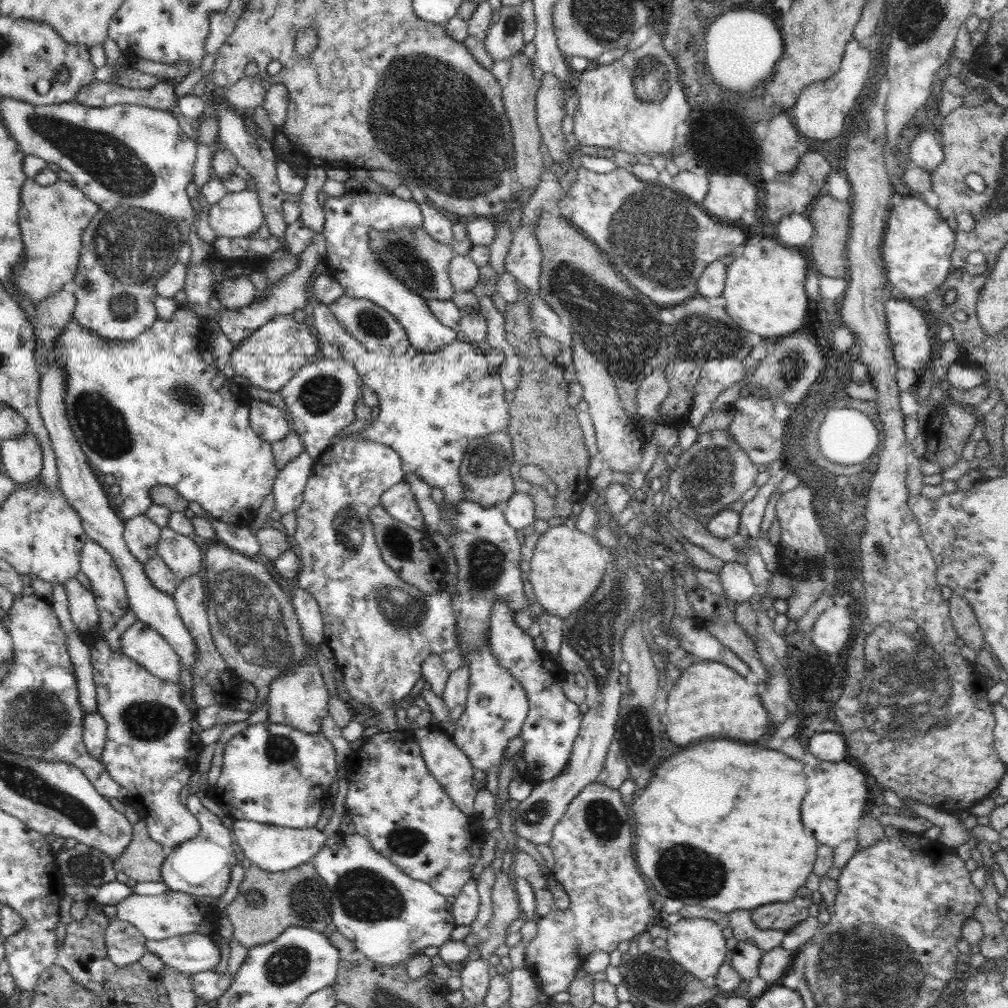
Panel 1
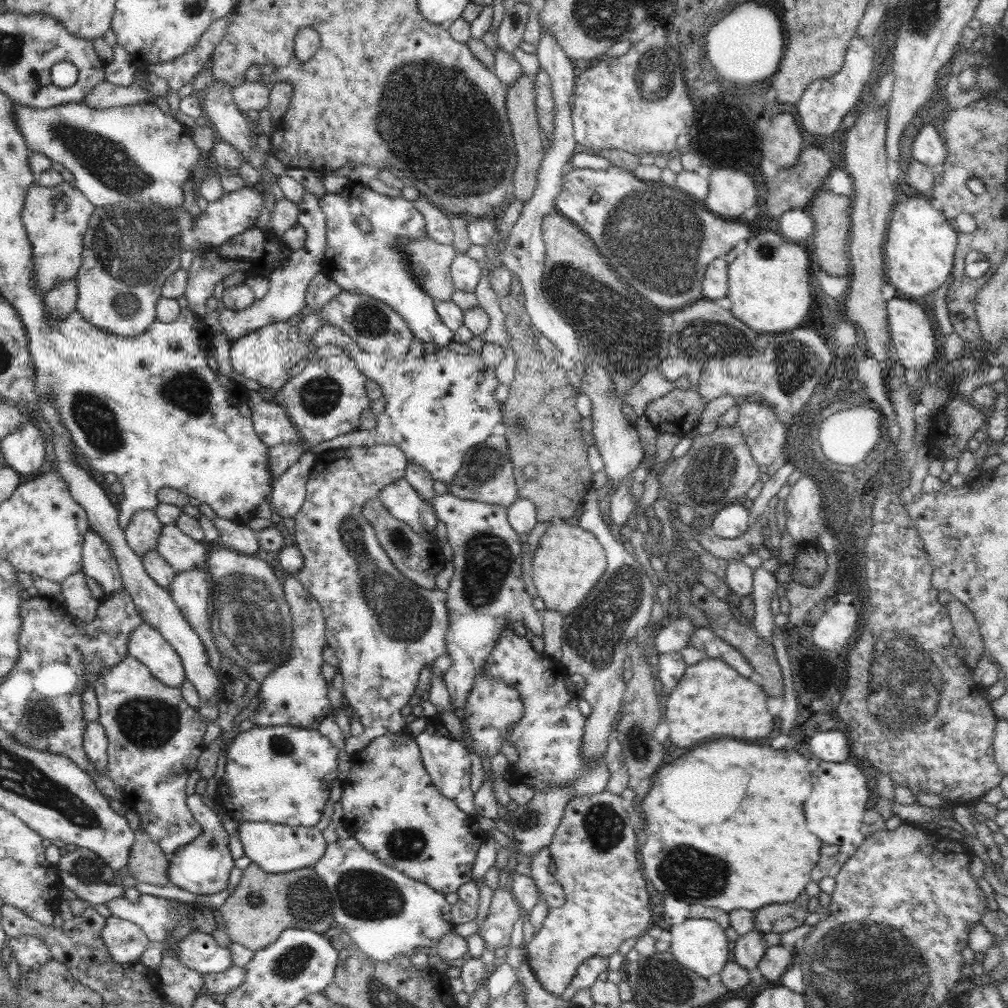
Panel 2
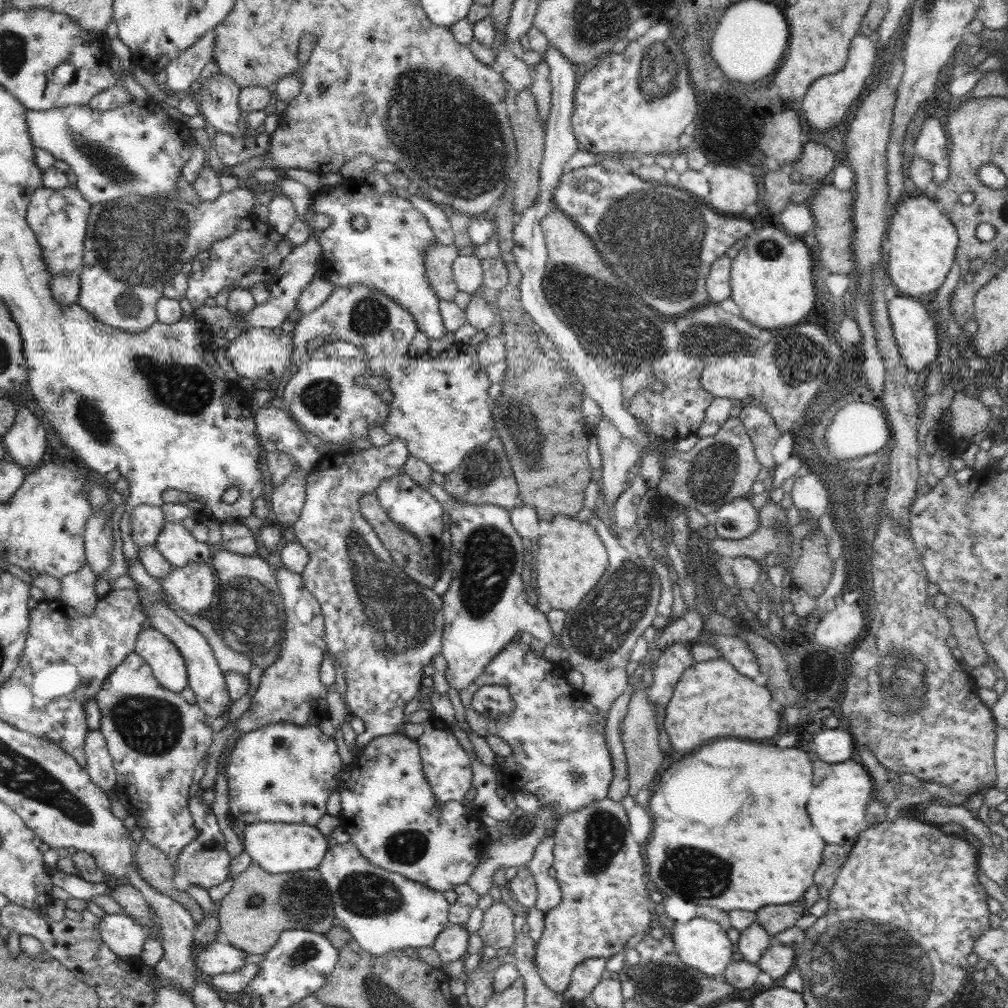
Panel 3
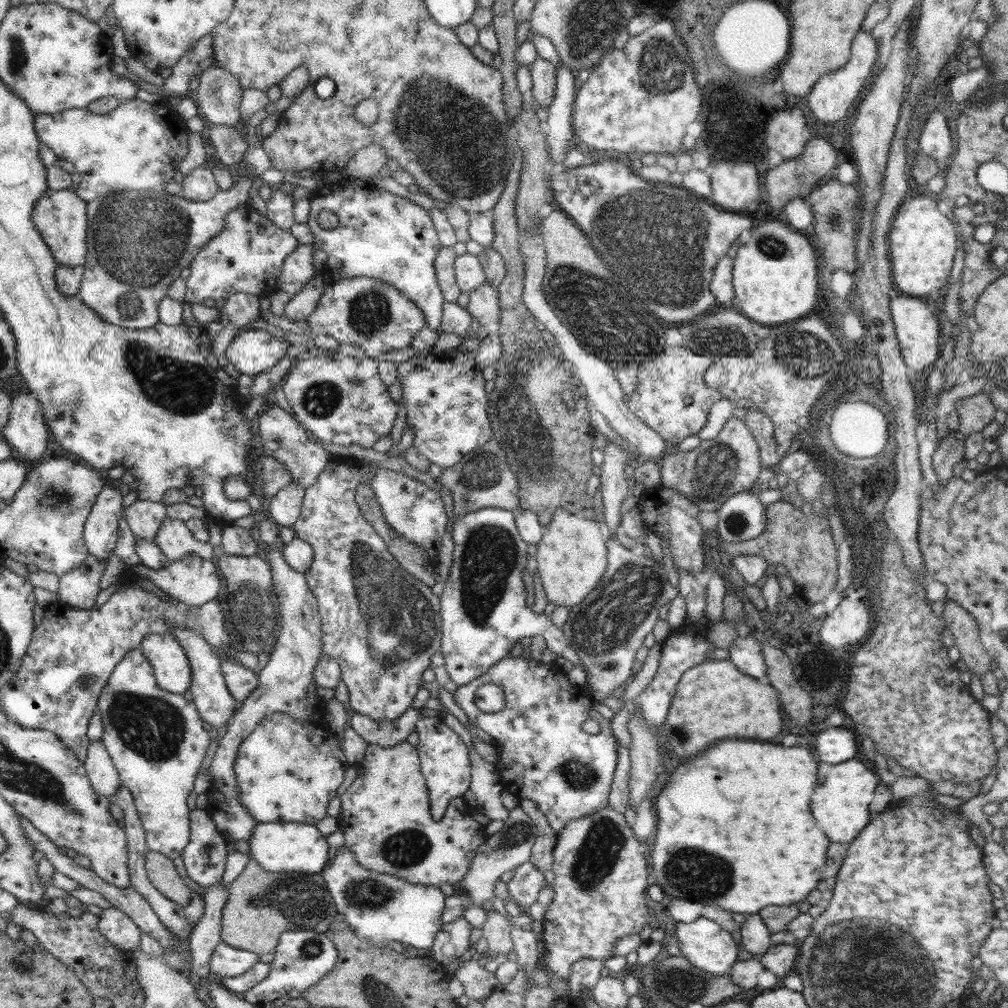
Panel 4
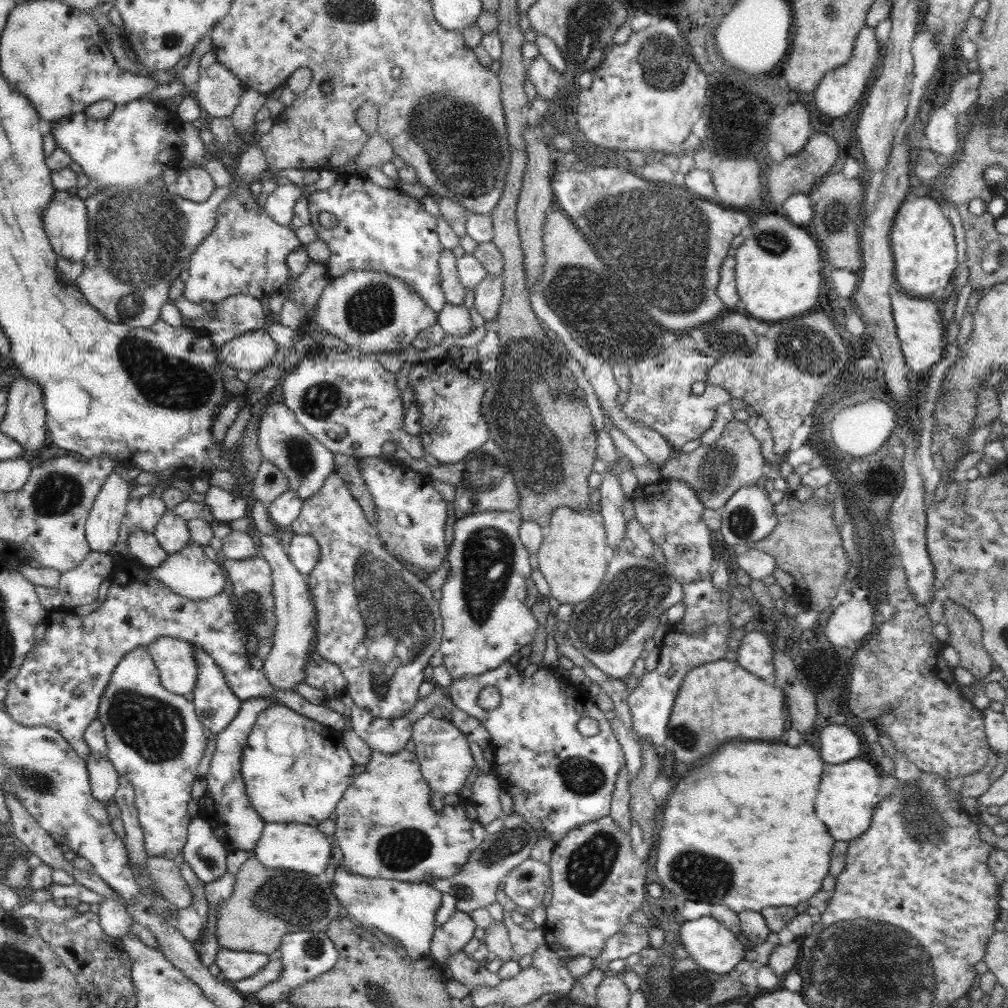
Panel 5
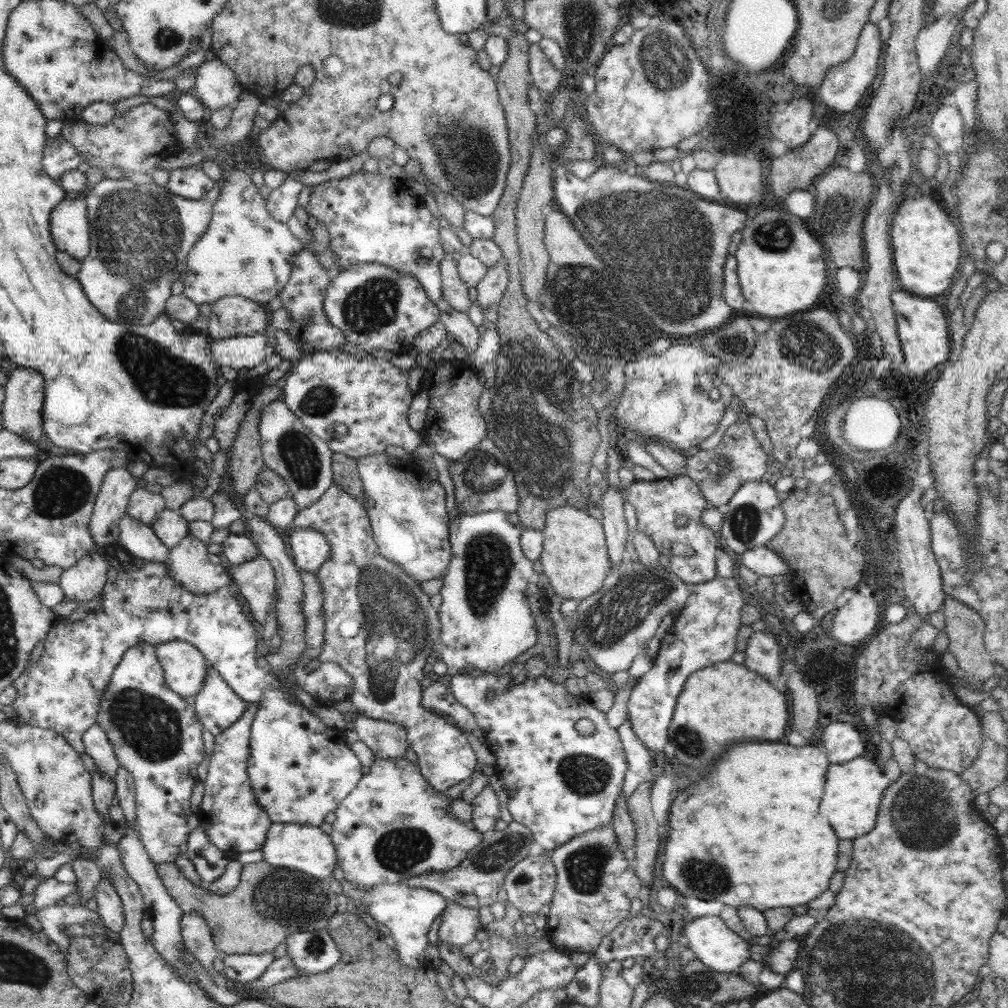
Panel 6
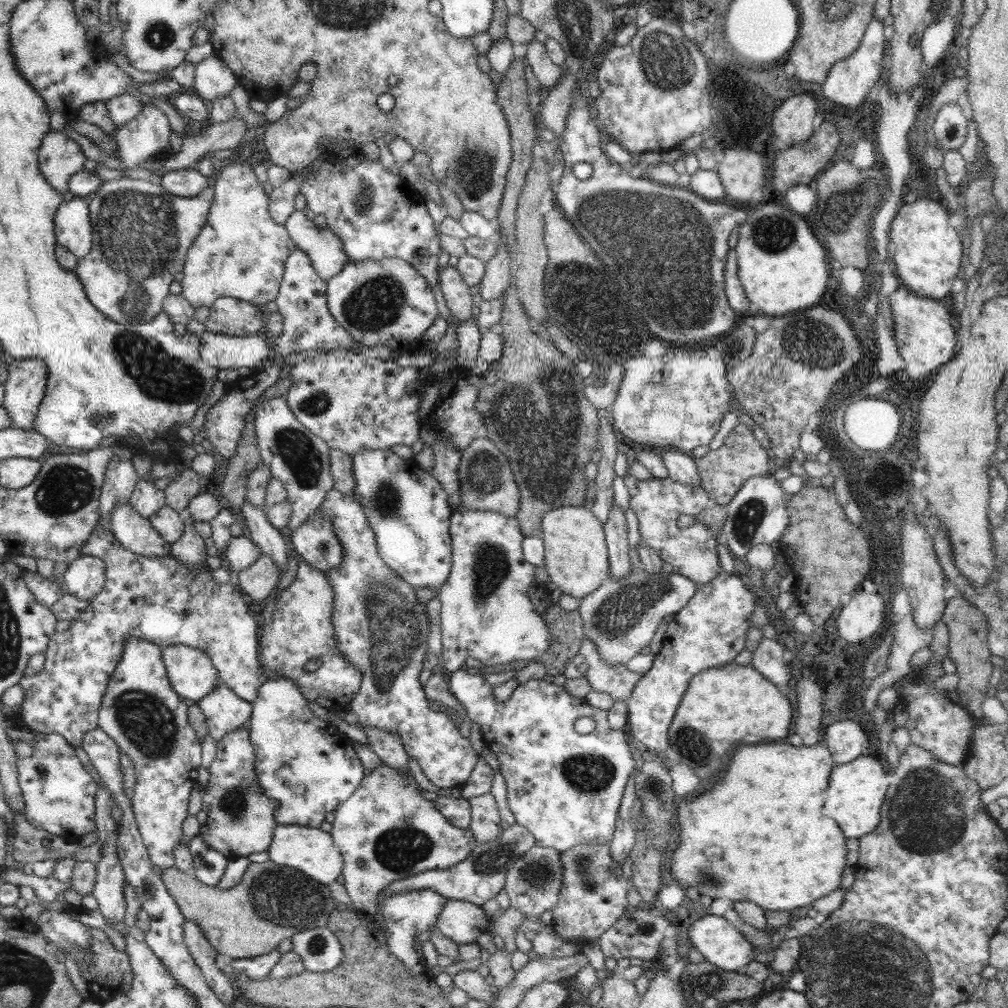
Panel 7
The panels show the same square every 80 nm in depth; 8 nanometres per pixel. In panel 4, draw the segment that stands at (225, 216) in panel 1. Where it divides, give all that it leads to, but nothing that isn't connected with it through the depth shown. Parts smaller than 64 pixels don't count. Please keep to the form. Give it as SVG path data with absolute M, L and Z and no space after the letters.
M235 170L238 172L239 178L242 181L236 182L232 188L228 191L218 190L210 200L207 201L191 201L185 196L175 195L172 196L164 190L152 190L152 191L123 191L122 193L112 193L104 198L97 198L87 202L87 253L85 256L85 263L83 264L83 277L80 283L77 296L88 308L91 308L102 320L108 323L120 326L123 328L133 330L143 330L152 328L159 322L159 302L162 298L167 296L167 288L169 284L176 278L180 277L180 272L183 268L186 268L191 264L191 261L195 257L197 252L200 252L201 248L204 248L225 225L225 216L236 210L239 206L247 204L249 200L249 182L245 181L246 172L243 170Z

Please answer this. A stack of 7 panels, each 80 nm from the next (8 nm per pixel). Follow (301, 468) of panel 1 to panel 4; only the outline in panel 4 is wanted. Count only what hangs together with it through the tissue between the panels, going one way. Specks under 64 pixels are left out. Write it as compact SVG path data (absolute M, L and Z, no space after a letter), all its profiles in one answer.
M290 481L269 500L269 510L266 516L283 527L292 527L300 517L305 488L296 481Z

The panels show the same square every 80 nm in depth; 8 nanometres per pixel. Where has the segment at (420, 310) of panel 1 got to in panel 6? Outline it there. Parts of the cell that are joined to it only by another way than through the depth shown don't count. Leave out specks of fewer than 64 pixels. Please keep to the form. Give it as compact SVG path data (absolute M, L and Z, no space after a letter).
M360 169L358 173L341 180L333 179L312 186L309 203L304 209L309 216L313 216L317 222L322 222L326 226L330 237L329 250L337 258L338 272L356 264L376 262L415 276L434 304L437 305L443 298L439 262L446 258L447 254L439 239L440 218L430 213L421 199L420 190L413 185L383 176L379 172L369 174L366 170Z

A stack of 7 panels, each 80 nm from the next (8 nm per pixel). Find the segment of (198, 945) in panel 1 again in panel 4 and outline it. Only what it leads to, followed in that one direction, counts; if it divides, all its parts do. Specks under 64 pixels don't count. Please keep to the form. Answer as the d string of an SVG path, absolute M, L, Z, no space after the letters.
M224 941L216 945L214 952L209 960L212 972L220 977L238 976L259 961L260 955L248 950L240 950L228 946Z

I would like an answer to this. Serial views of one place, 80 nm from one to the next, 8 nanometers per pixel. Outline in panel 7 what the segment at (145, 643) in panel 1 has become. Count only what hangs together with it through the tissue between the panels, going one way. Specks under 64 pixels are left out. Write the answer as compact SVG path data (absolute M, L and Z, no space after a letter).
M175 644L161 649L170 684L181 697L197 703L220 681L209 657L197 648Z

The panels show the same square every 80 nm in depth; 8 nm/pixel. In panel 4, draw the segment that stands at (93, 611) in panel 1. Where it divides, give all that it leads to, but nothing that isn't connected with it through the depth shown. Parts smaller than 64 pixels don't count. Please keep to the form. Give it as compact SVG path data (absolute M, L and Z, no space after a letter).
M89 555L80 567L59 576L58 600L76 609L95 607L101 591L99 583L108 565L108 559L98 561Z

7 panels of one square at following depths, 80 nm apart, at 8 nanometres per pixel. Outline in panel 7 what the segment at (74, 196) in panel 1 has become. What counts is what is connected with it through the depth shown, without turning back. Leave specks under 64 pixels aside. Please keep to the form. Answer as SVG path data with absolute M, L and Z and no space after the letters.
M67 197L54 213L57 244L67 248L79 259L91 251L92 223L89 204L83 198Z

